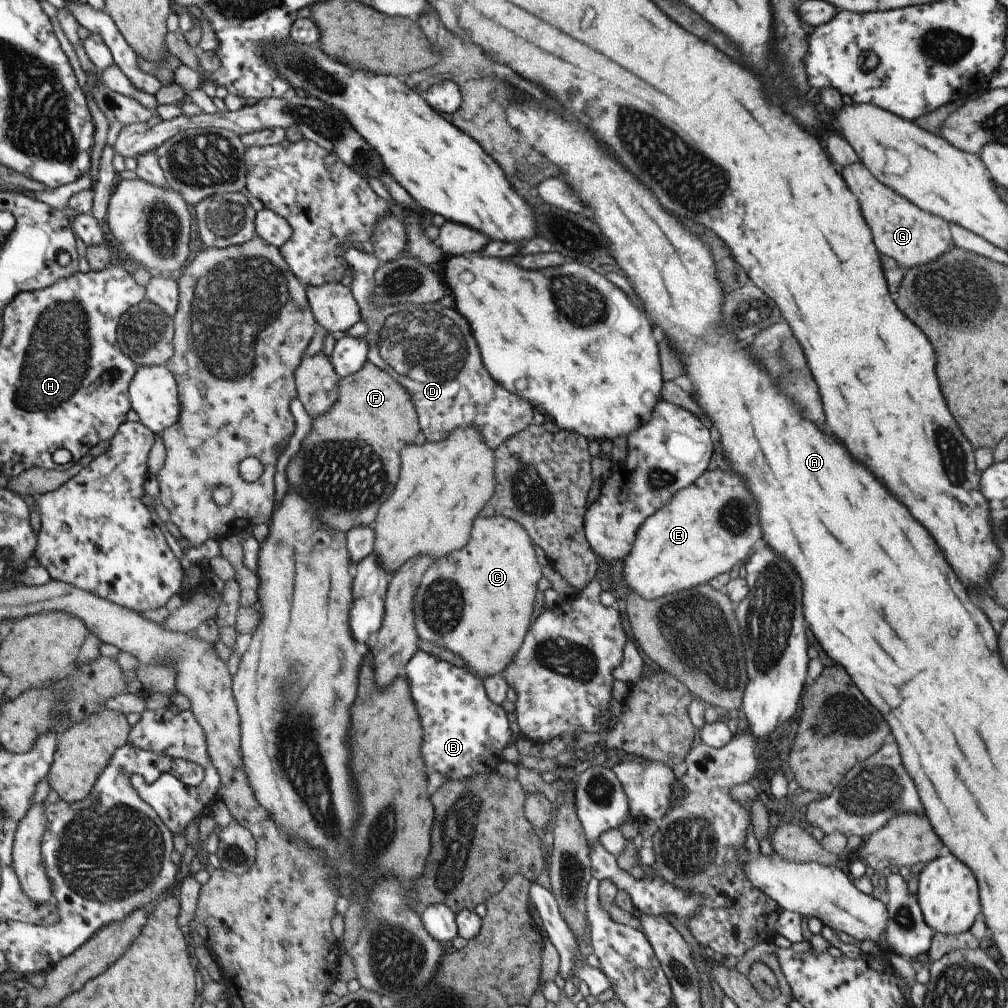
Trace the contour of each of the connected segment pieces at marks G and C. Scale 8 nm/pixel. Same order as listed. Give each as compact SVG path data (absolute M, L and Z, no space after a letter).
M858 160L844 166L842 176L848 188L852 190L852 194L862 204L862 214L874 234L876 248L882 254L892 256L902 268L917 267L939 259L953 246L954 242L947 220L926 212L923 208L918 208L918 205L894 192L894 189L872 176L862 161Z
M500 515L486 518L478 516L473 522L466 546L441 558L426 570L414 597L413 609L419 638L452 650L466 661L466 668L481 679L500 675L513 662L529 631L534 612L534 596L543 575L531 536L511 518Z

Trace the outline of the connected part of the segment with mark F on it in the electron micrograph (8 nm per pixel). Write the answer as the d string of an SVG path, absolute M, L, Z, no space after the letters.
M367 361L358 372L339 379L338 400L332 405L332 410L328 414L323 414L318 420L313 419L312 432L302 444L304 452L298 452L294 456L294 460L286 470L288 474L286 478L314 506L322 522L326 522L336 530L346 532L354 526L375 522L378 510L396 488L401 466L401 450L408 444L419 445L424 441L425 436L420 428L416 407L410 393L388 372Z

